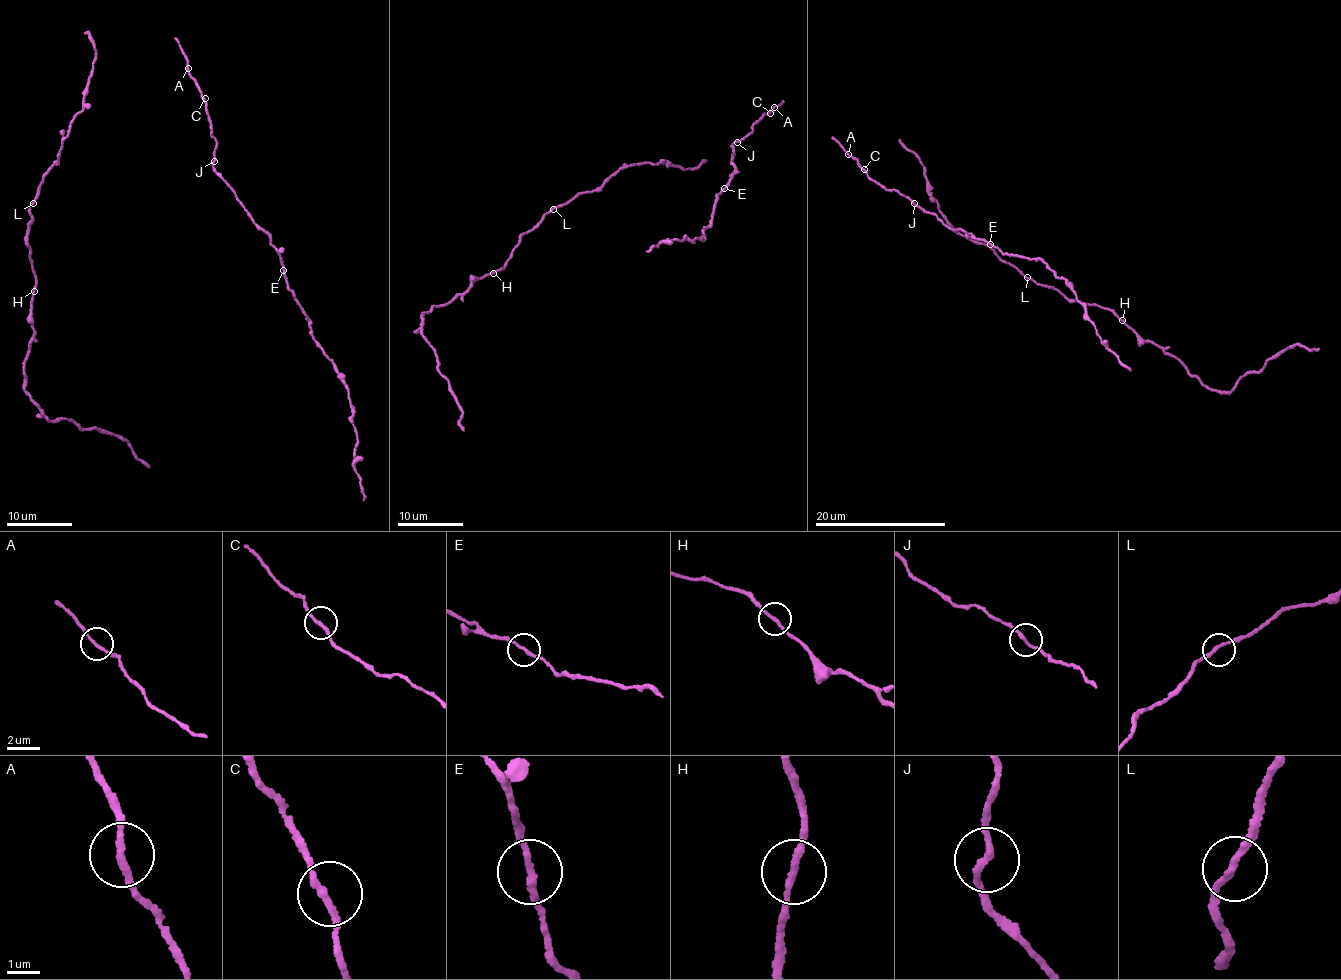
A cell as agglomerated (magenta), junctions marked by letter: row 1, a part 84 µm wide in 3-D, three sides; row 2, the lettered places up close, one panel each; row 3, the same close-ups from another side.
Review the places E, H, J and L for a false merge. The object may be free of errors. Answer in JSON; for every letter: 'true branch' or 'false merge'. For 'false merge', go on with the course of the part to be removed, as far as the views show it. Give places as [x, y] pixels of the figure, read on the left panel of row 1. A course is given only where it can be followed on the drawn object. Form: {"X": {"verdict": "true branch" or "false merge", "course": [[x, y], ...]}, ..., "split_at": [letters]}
{"E": {"verdict": "true branch"}, "H": {"verdict": "true branch"}, "J": {"verdict": "true branch"}, "L": {"verdict": "true branch"}, "split_at": []}

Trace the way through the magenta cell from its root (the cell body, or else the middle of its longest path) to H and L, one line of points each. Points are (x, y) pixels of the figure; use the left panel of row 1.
H: (94, 46), (82, 108), (29, 212), (34, 291)
L: (94, 46), (92, 74), (82, 108), (72, 119), (58, 157), (44, 173), (33, 203)

